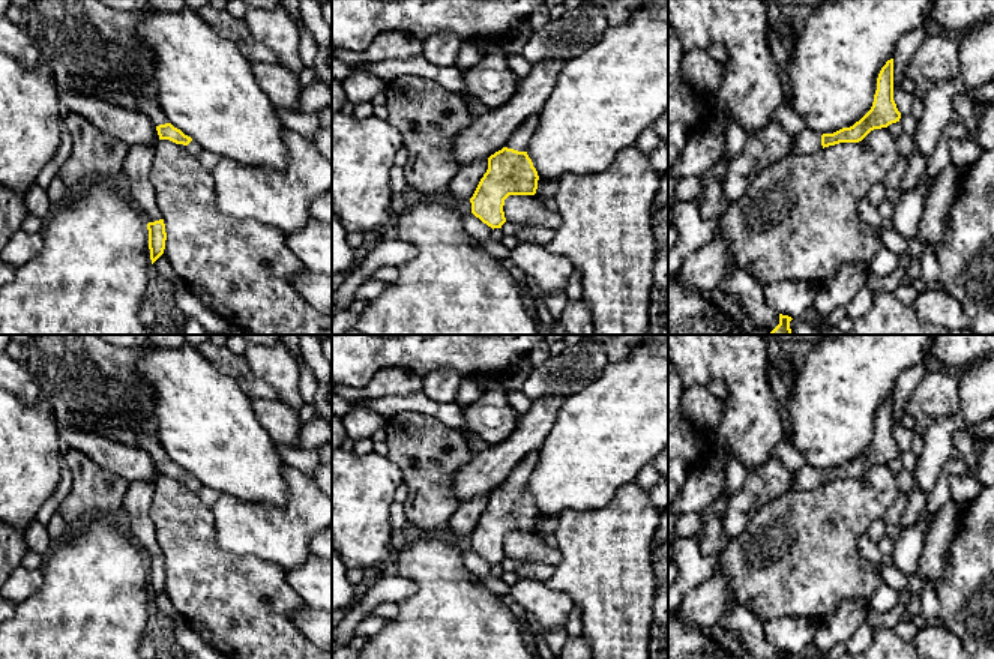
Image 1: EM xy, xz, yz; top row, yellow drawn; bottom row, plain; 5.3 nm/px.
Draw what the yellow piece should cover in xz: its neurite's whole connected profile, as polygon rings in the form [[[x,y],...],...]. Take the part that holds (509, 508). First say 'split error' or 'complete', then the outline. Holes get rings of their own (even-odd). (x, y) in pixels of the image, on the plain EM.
split error; [[[532,450],[506,482],[488,494],[488,506],[470,534],[471,549],[492,566],[506,558],[503,542],[509,531],[536,530],[539,512],[527,491],[536,464],[538,452]]]

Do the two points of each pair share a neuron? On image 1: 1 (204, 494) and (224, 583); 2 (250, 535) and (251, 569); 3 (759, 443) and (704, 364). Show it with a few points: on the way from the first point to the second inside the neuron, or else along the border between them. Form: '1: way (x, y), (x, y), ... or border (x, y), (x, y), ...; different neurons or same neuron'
1: border (195, 494), (210, 509); different neurons
2: border (218, 542), (233, 554), (257, 556), (284, 569); different neurons
3: way (748, 421), (748, 395), (727, 374); same neuron

